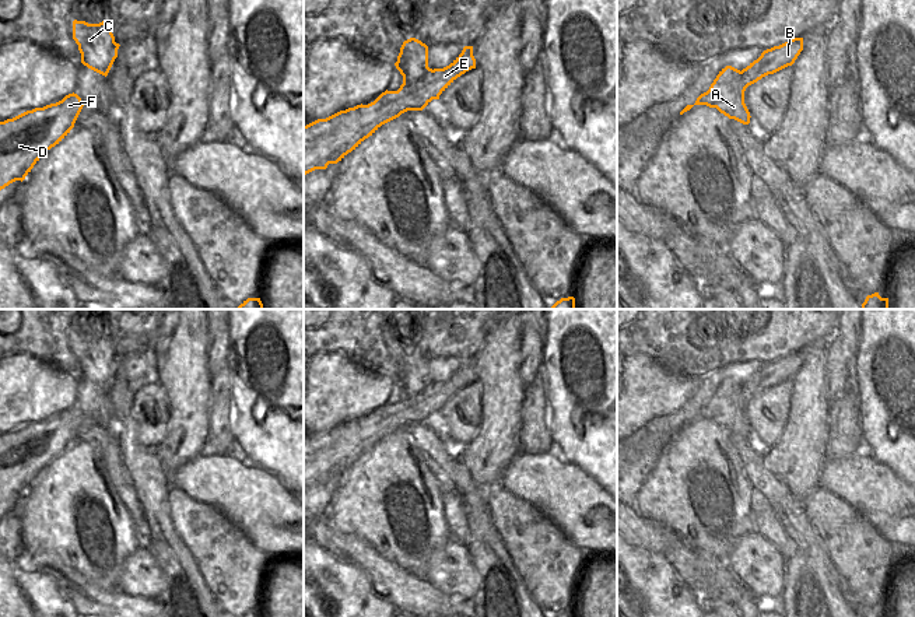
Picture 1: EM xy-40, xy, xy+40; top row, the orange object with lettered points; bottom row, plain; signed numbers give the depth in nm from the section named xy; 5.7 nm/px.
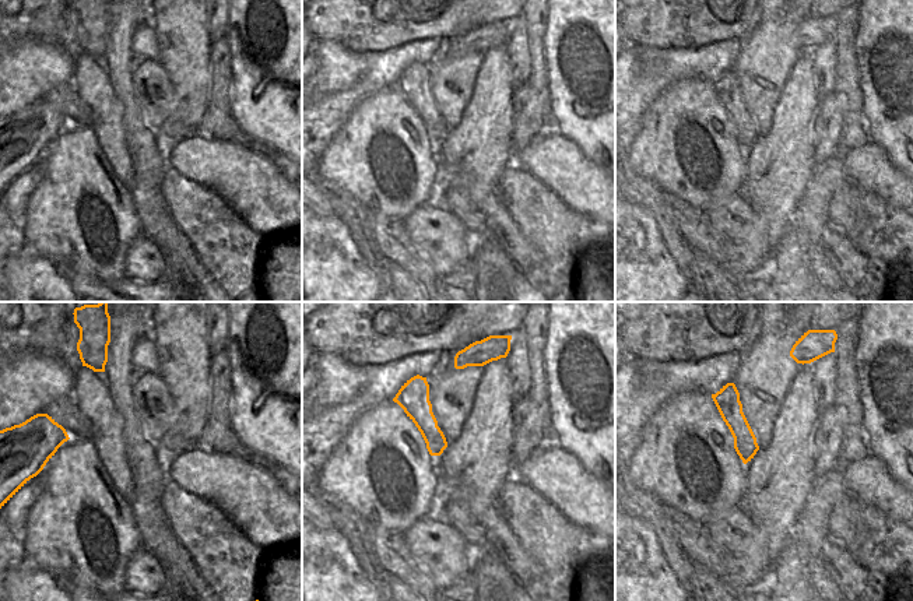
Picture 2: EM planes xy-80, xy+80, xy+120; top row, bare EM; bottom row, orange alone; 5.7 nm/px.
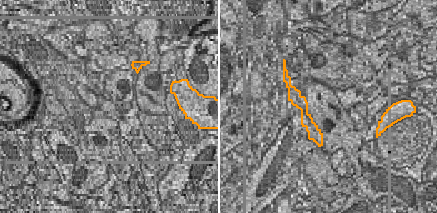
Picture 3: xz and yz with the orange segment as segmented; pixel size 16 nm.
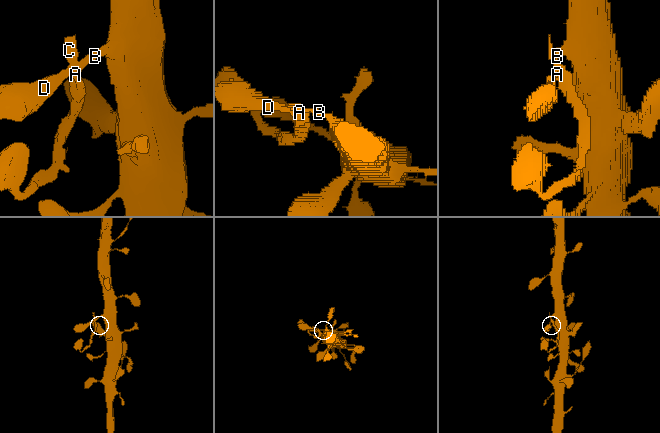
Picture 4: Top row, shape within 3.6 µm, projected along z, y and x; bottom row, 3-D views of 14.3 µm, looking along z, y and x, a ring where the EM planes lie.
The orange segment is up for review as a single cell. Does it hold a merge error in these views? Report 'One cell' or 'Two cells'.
Two cells.

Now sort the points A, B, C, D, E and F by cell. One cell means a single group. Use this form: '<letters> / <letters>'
A C / B D E F

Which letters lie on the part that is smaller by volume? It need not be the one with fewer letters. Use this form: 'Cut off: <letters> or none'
Cut off: A, C

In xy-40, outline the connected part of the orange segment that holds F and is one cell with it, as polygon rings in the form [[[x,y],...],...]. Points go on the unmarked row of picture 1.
[[[73,406],[56,417],[0,435],[0,504],[25,492],[34,478],[70,446],[83,420]]]

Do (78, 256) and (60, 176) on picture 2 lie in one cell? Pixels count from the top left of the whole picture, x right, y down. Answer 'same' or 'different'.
same

